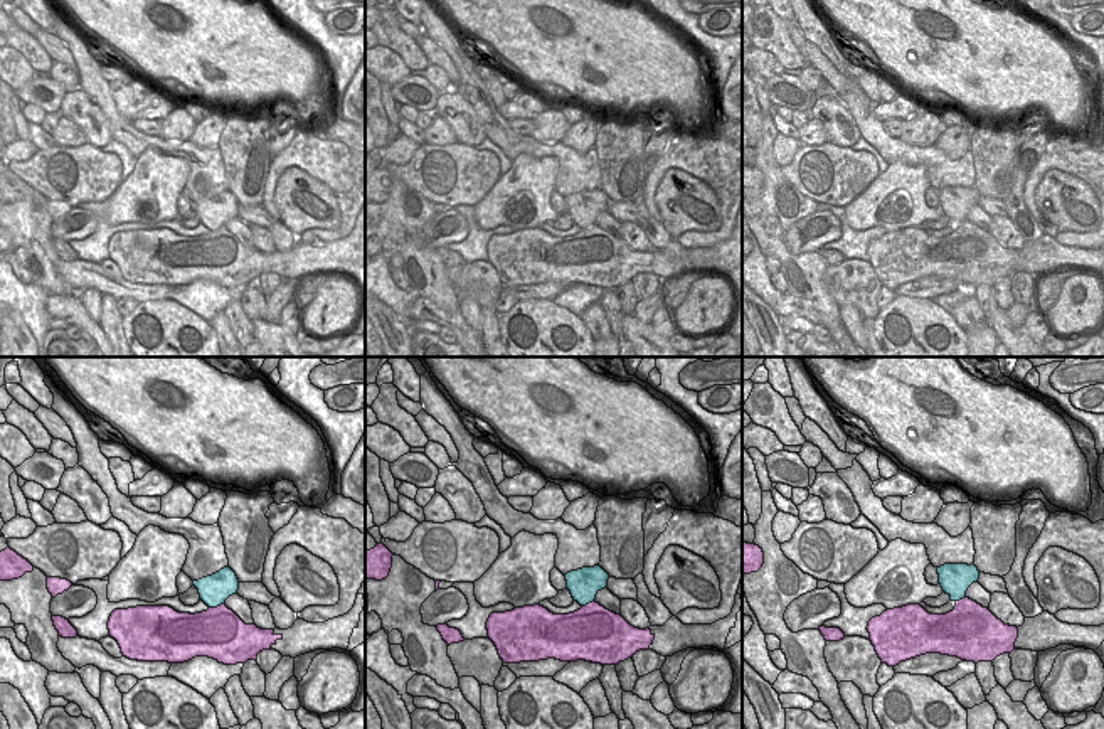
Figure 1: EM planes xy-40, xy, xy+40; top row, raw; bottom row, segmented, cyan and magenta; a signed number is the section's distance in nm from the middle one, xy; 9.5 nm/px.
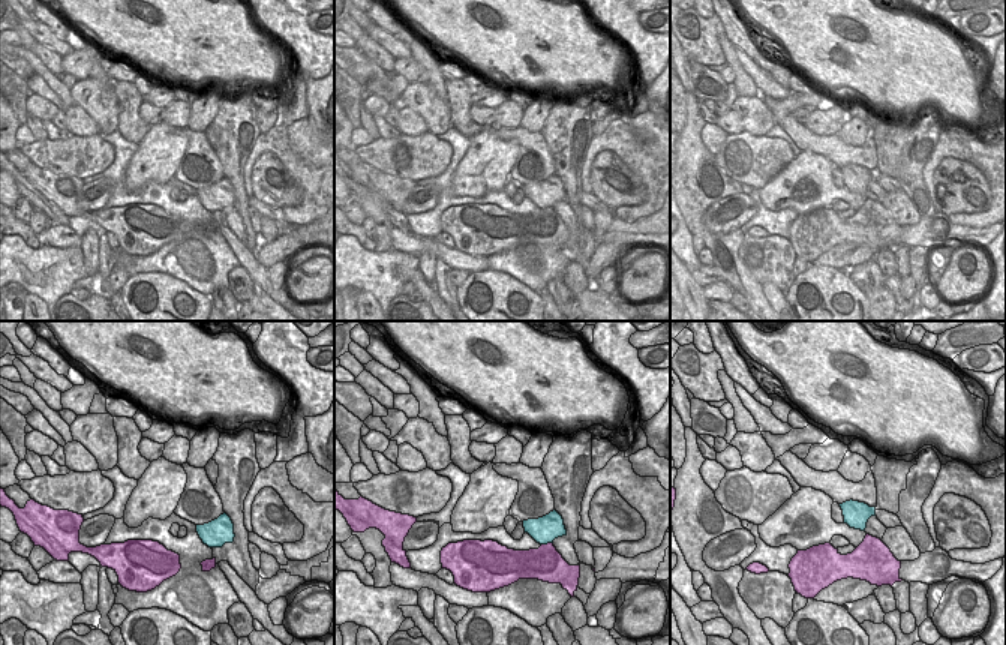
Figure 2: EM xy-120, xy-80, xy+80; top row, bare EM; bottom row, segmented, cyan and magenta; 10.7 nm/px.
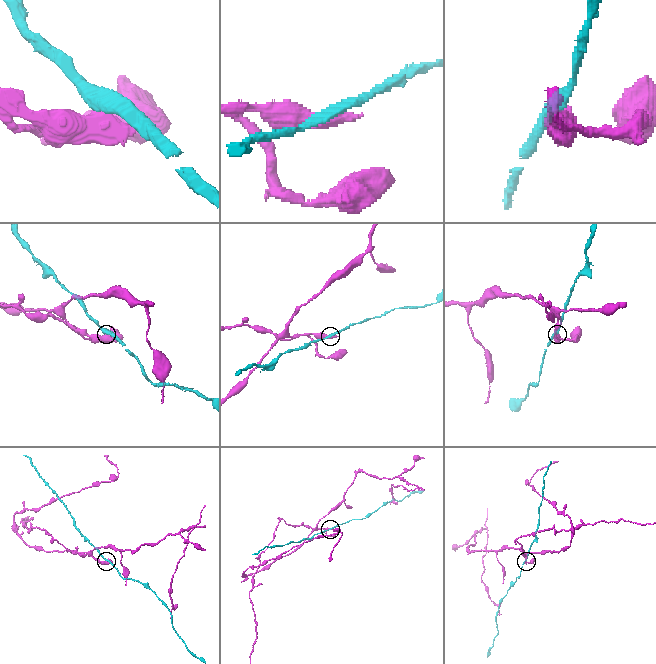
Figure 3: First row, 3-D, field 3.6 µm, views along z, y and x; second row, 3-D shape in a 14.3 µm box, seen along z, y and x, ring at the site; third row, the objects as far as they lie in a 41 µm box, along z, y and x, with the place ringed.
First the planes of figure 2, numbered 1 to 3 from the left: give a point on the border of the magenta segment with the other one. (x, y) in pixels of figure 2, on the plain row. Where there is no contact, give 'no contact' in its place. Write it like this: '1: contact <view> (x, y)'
1: no contact
2: contact xy-80 (546, 207)
3: no contact

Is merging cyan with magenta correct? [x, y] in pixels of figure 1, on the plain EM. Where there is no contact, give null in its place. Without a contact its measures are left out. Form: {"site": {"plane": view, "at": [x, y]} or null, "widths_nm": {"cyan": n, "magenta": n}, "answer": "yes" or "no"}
{"site": {"plane": "xy-40", "at": [216, 229]}, "widths_nm": {"cyan": 300, "magenta": 480}, "answer": "no"}

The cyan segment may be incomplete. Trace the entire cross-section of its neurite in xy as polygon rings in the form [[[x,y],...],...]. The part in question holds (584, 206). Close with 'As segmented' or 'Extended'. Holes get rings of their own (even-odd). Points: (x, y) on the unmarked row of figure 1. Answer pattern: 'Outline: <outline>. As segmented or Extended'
Outline: [[[601,189],[582,190],[565,197],[567,212],[581,229],[596,224],[596,217],[608,210],[608,202],[609,197]]]. As segmented

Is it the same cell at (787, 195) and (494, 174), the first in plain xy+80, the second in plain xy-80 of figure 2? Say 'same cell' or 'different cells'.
same cell

